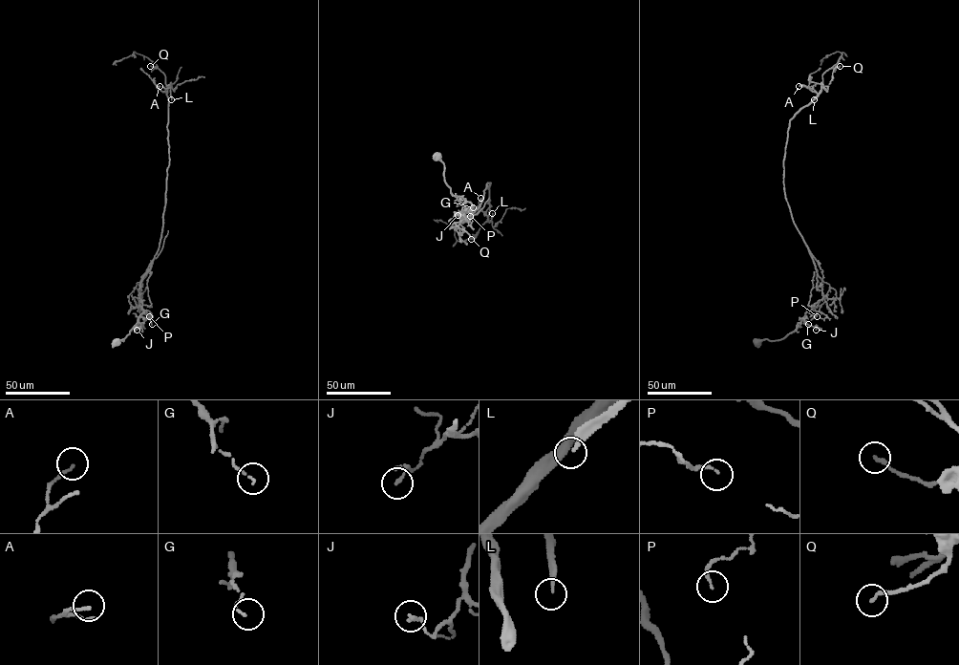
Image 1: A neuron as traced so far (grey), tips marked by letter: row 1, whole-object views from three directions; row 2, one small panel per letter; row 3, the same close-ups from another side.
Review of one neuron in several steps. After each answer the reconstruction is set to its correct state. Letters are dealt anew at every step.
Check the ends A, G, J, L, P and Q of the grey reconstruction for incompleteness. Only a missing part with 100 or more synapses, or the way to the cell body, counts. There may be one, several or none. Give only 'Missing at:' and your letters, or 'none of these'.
Missing at: L

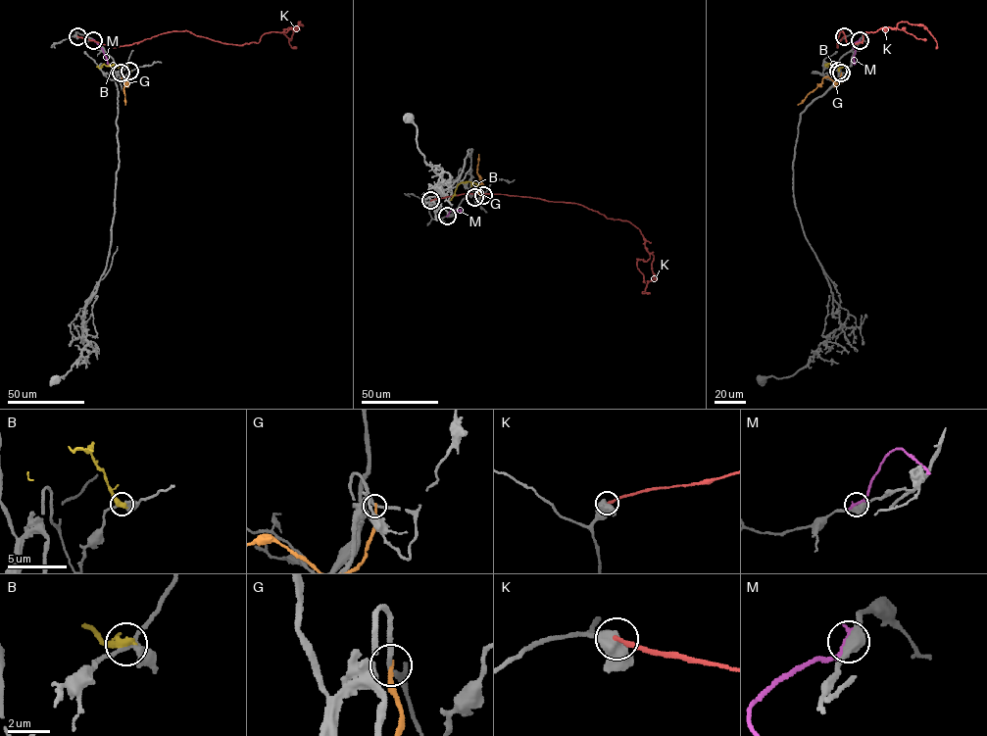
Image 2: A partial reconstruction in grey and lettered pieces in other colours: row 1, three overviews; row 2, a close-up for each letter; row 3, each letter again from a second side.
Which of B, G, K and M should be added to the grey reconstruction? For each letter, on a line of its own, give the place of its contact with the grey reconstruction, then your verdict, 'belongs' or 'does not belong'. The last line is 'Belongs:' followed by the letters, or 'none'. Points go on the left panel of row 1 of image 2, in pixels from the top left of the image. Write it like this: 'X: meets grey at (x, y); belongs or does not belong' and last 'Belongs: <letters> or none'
B: meets grey at (129, 71); does not belong
G: meets grey at (121, 73); does not belong
K: meets grey at (77, 36); does not belong
M: meets grey at (93, 40); does not belong
Belongs: none

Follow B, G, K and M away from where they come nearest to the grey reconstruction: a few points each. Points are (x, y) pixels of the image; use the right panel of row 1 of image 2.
B: (838, 71), (836, 63), (825, 65), (841, 68), (843, 65)
G: (841, 73), (835, 82), (824, 77), (798, 105)
K: (844, 36), (837, 47), (840, 31), (854, 45), (862, 43), (864, 31), (907, 22), (924, 26), (937, 47)
M: (860, 40), (852, 45), (855, 63)

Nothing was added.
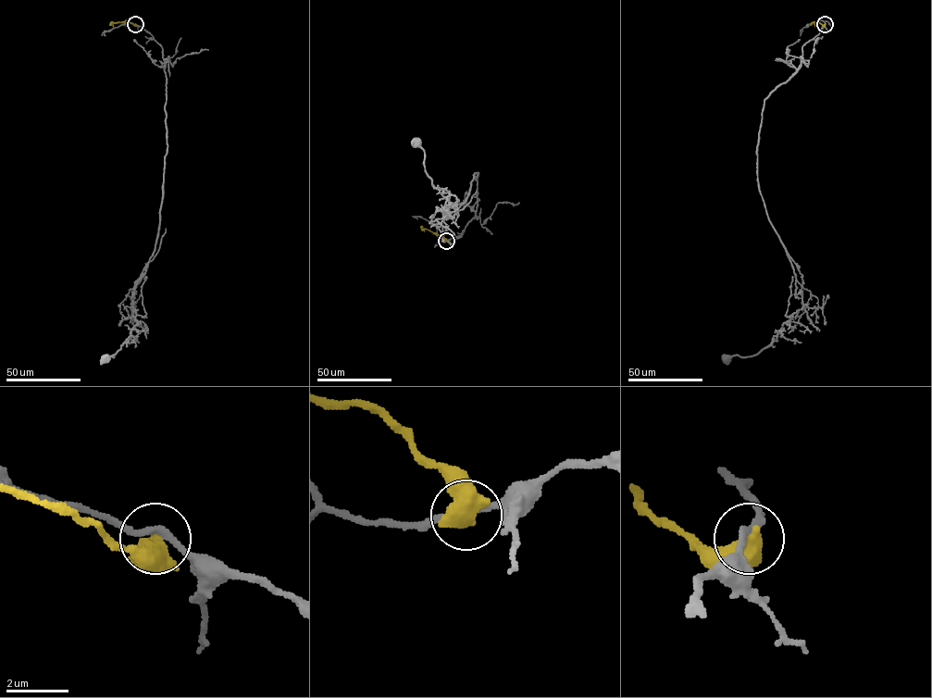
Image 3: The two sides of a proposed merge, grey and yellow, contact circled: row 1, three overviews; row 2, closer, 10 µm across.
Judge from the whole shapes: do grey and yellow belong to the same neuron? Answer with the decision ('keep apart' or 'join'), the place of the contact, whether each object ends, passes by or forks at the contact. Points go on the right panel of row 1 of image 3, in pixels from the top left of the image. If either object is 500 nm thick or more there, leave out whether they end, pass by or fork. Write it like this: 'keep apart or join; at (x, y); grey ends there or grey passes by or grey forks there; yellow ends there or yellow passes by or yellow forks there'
keep apart; at (825, 24)

